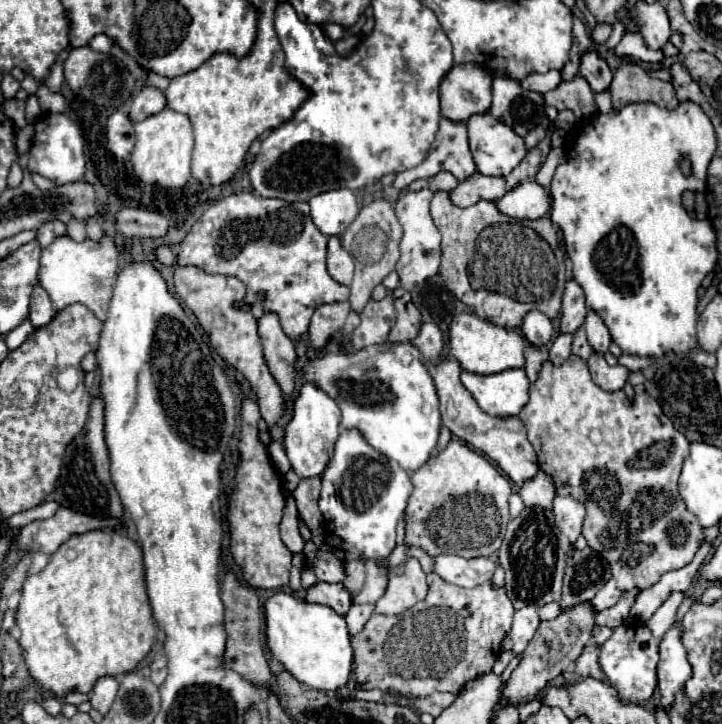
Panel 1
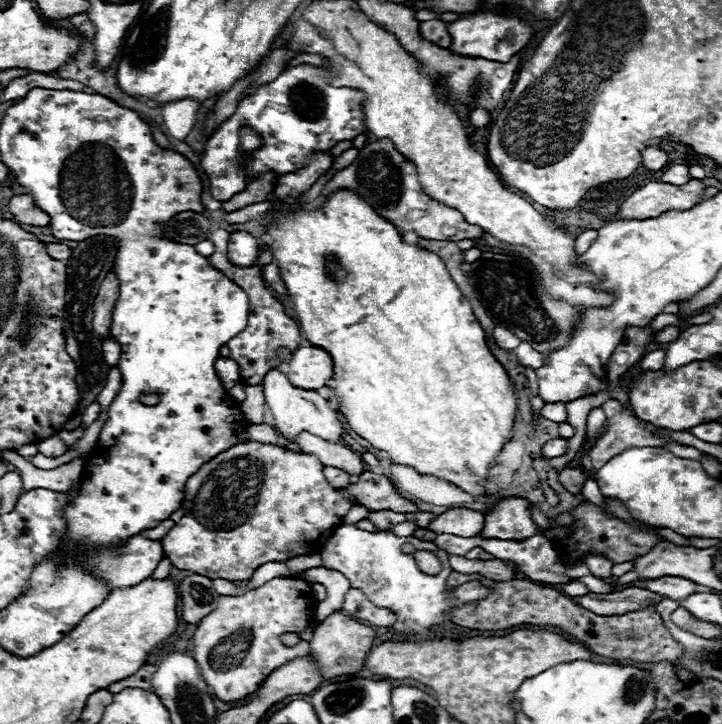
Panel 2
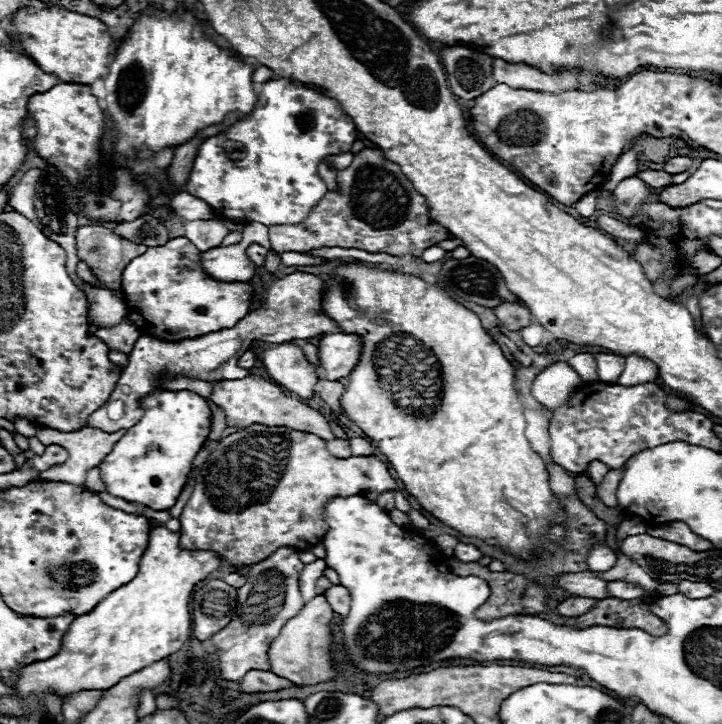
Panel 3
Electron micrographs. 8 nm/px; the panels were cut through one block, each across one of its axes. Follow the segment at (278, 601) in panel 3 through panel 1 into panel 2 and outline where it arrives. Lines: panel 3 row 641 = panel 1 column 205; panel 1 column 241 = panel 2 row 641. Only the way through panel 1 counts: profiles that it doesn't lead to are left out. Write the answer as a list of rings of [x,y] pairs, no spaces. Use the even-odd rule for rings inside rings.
[[[274,578],[242,596],[222,596],[218,608],[200,620],[194,634],[194,660],[214,696],[224,702],[238,702],[256,692],[272,670],[310,652],[304,640],[294,648],[280,642],[280,634],[302,632],[314,618],[314,594],[296,588],[310,588],[310,584],[300,578]]]

